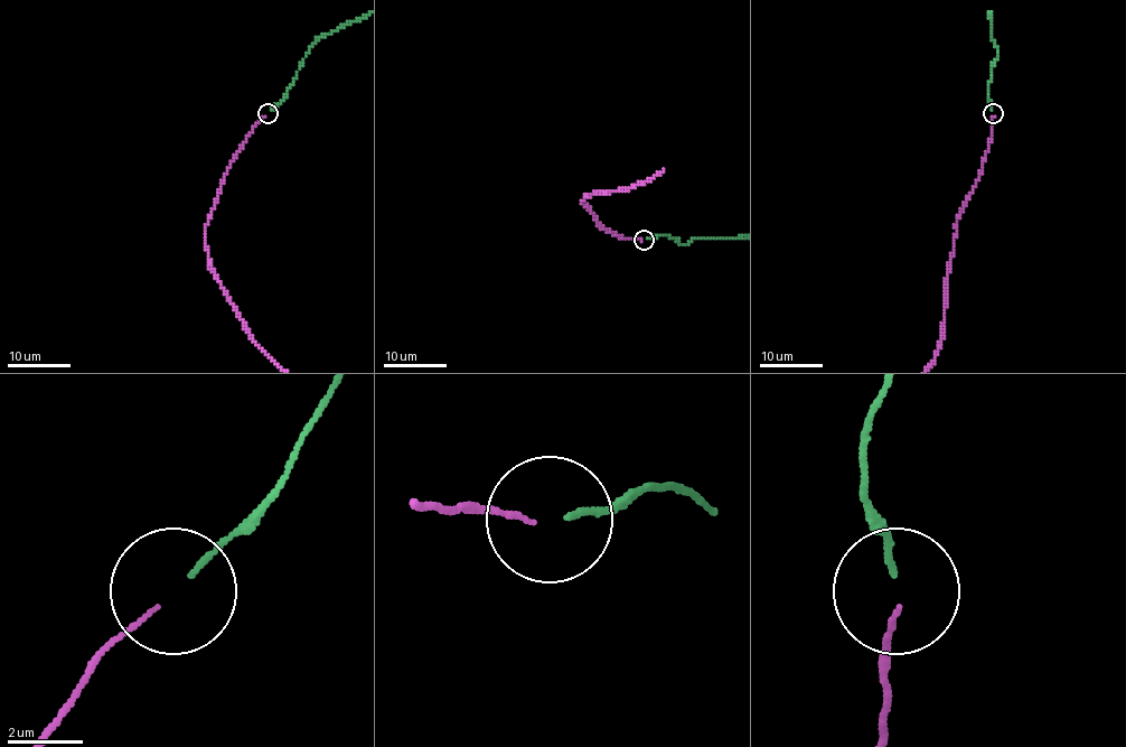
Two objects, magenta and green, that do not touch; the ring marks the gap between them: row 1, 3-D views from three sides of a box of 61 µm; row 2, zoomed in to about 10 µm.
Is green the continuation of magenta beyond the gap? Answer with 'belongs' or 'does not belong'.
belongs

